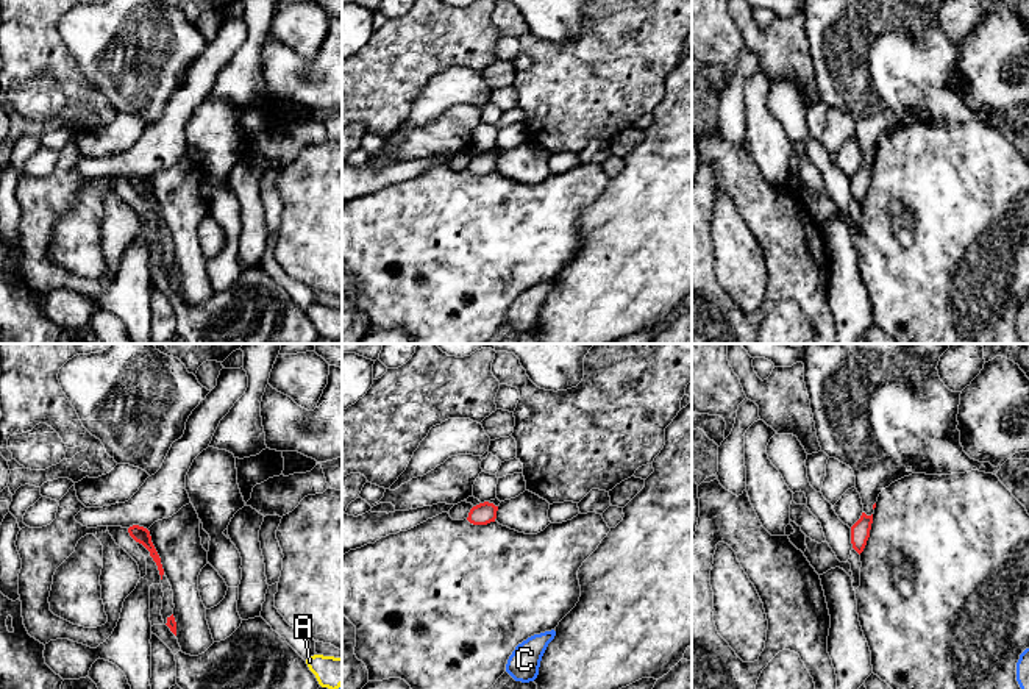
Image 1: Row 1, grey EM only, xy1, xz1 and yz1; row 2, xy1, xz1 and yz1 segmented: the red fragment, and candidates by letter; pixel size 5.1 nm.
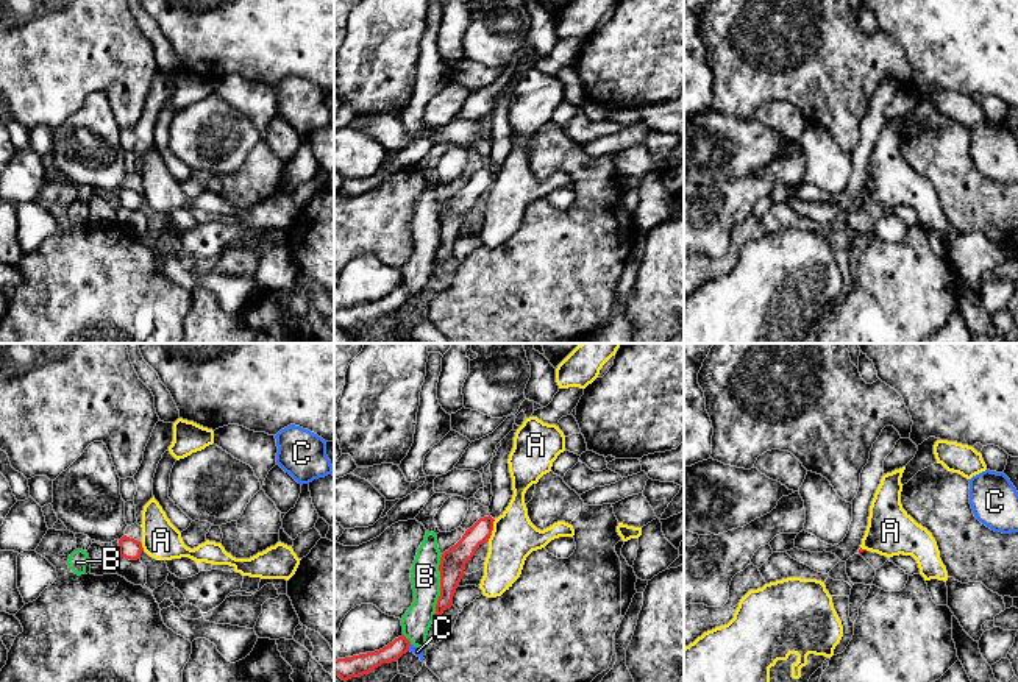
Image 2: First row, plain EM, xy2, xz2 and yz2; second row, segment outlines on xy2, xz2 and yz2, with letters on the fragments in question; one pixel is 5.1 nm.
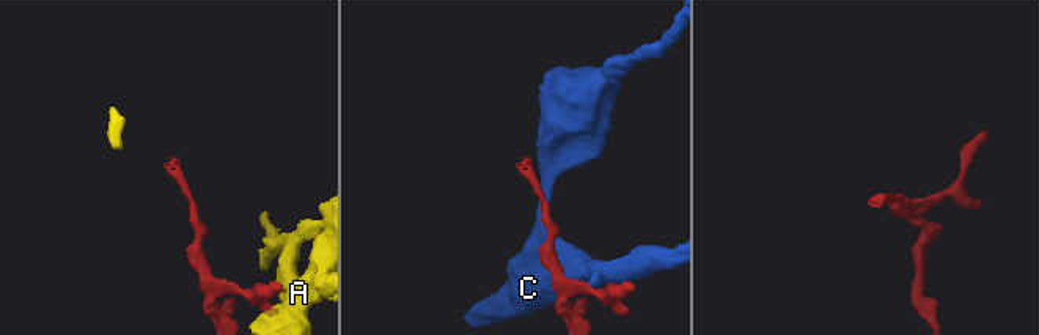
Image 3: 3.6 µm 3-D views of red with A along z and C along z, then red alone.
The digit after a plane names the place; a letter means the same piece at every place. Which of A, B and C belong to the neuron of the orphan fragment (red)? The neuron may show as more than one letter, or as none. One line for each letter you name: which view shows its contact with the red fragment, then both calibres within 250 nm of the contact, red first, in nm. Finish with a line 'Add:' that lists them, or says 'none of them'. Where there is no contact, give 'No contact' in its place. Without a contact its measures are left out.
Add: none of them

